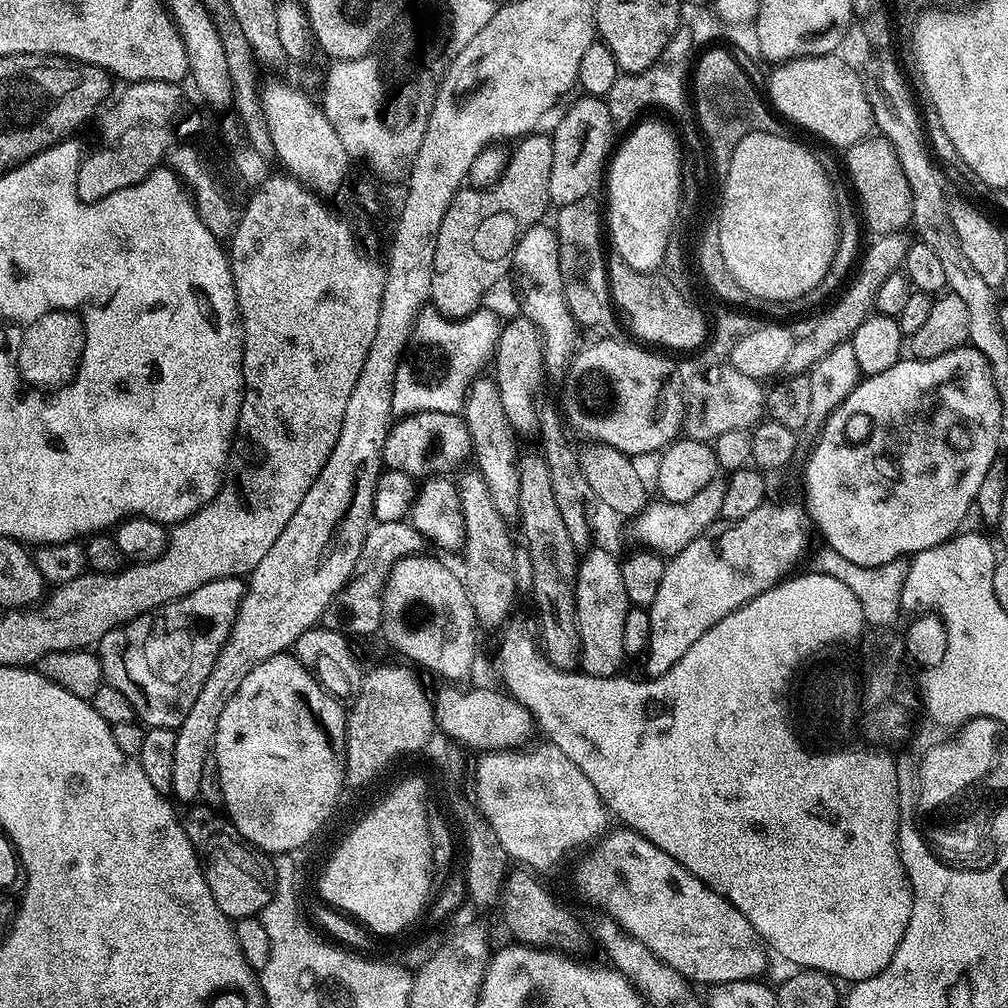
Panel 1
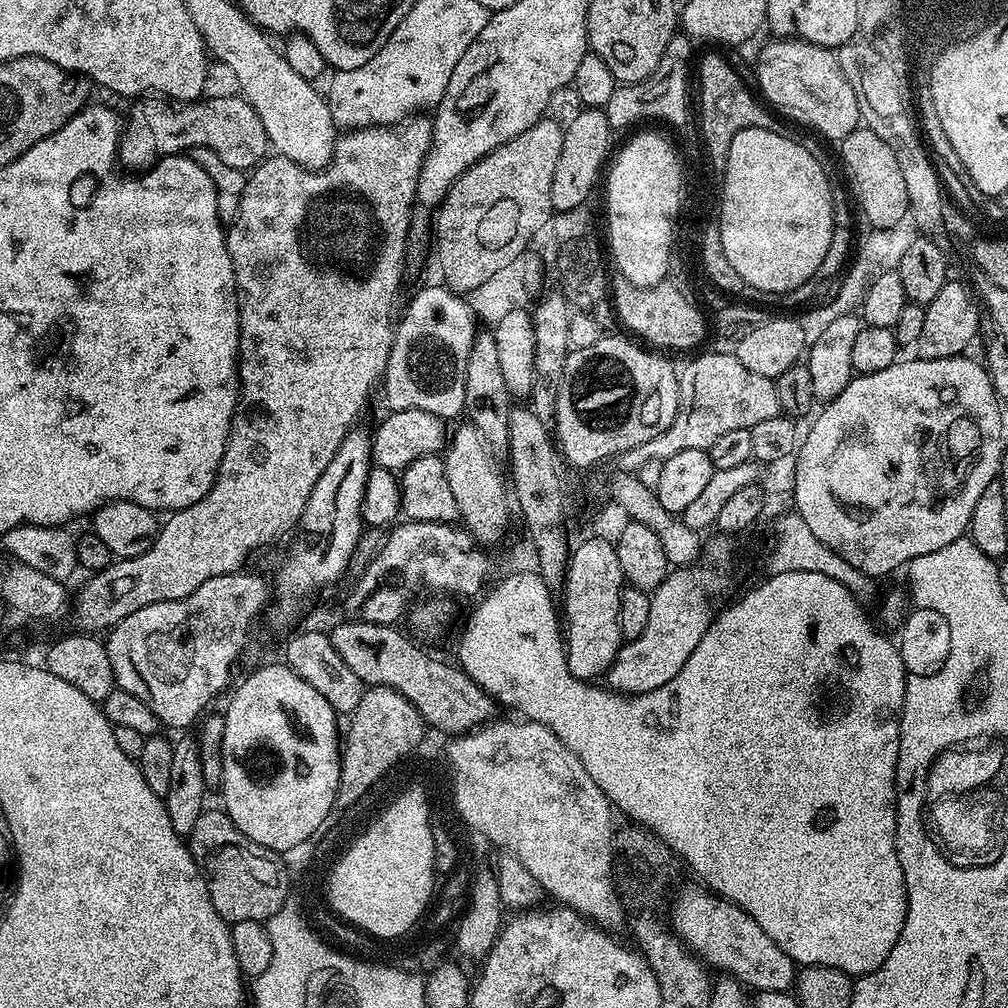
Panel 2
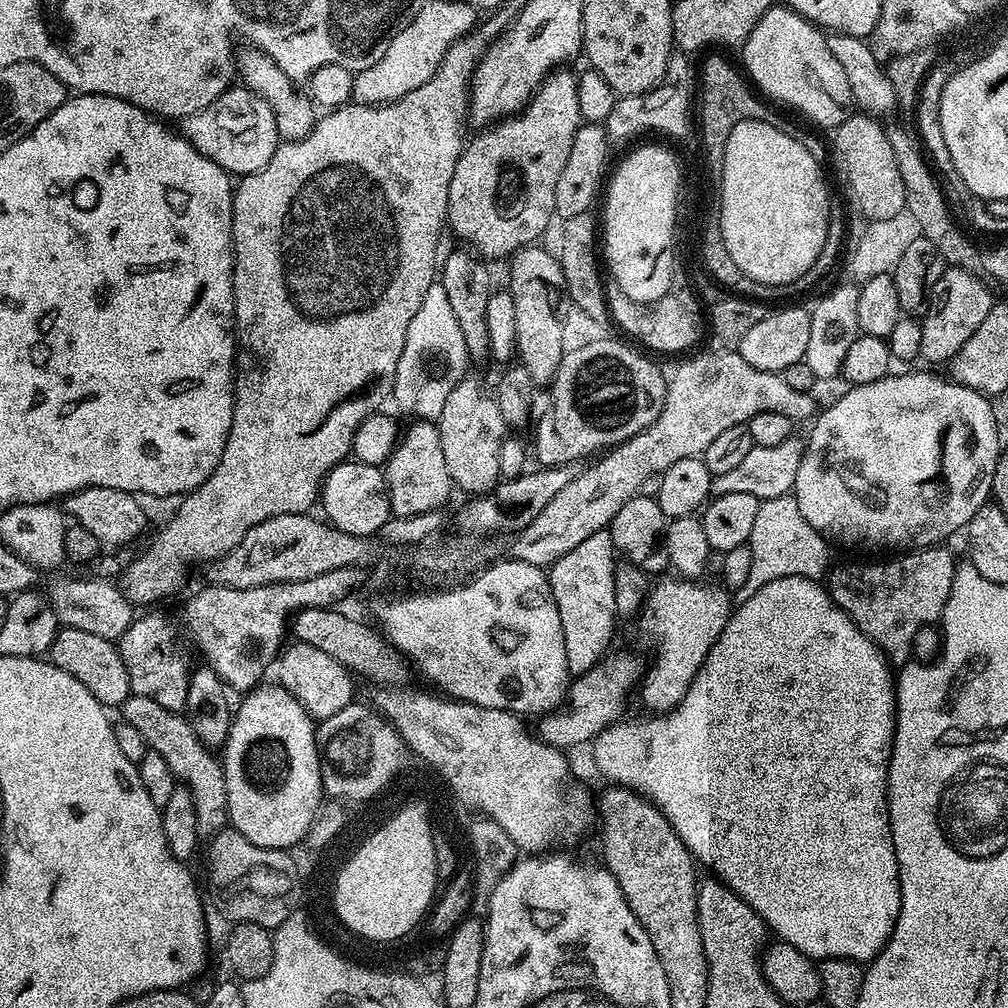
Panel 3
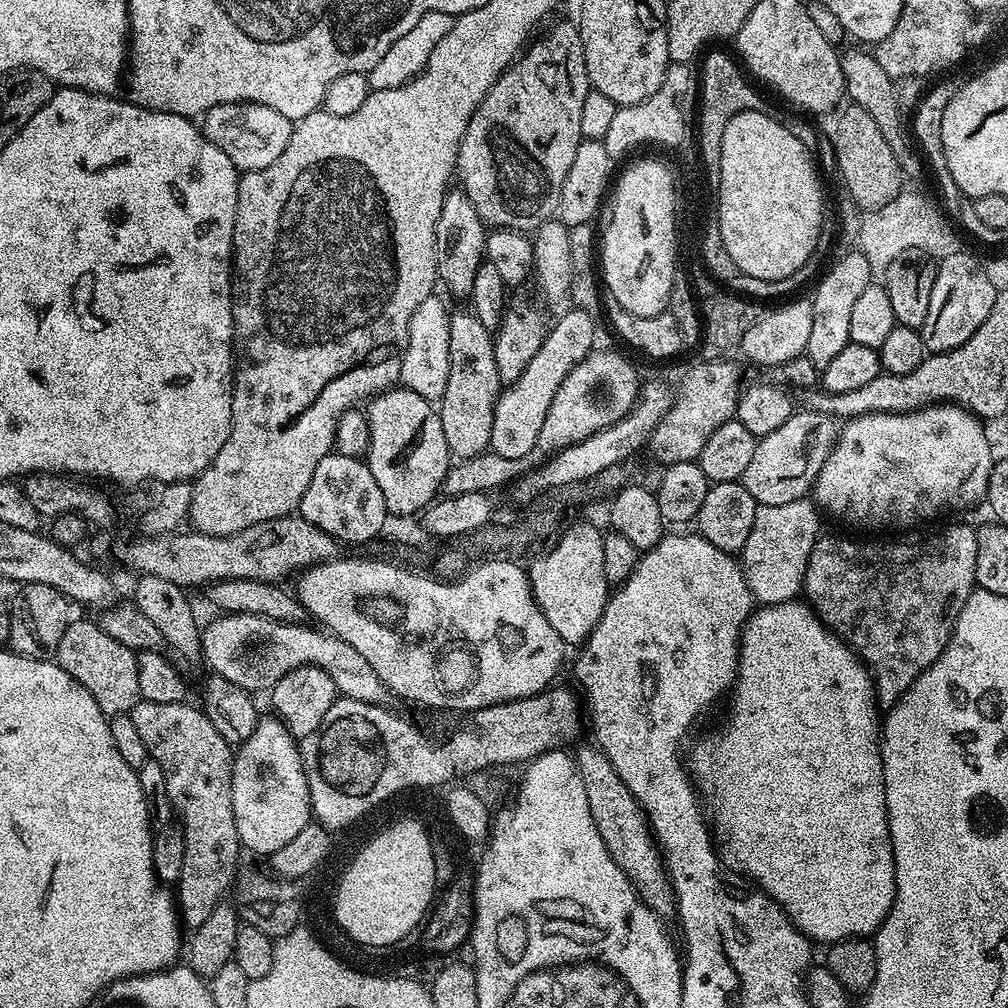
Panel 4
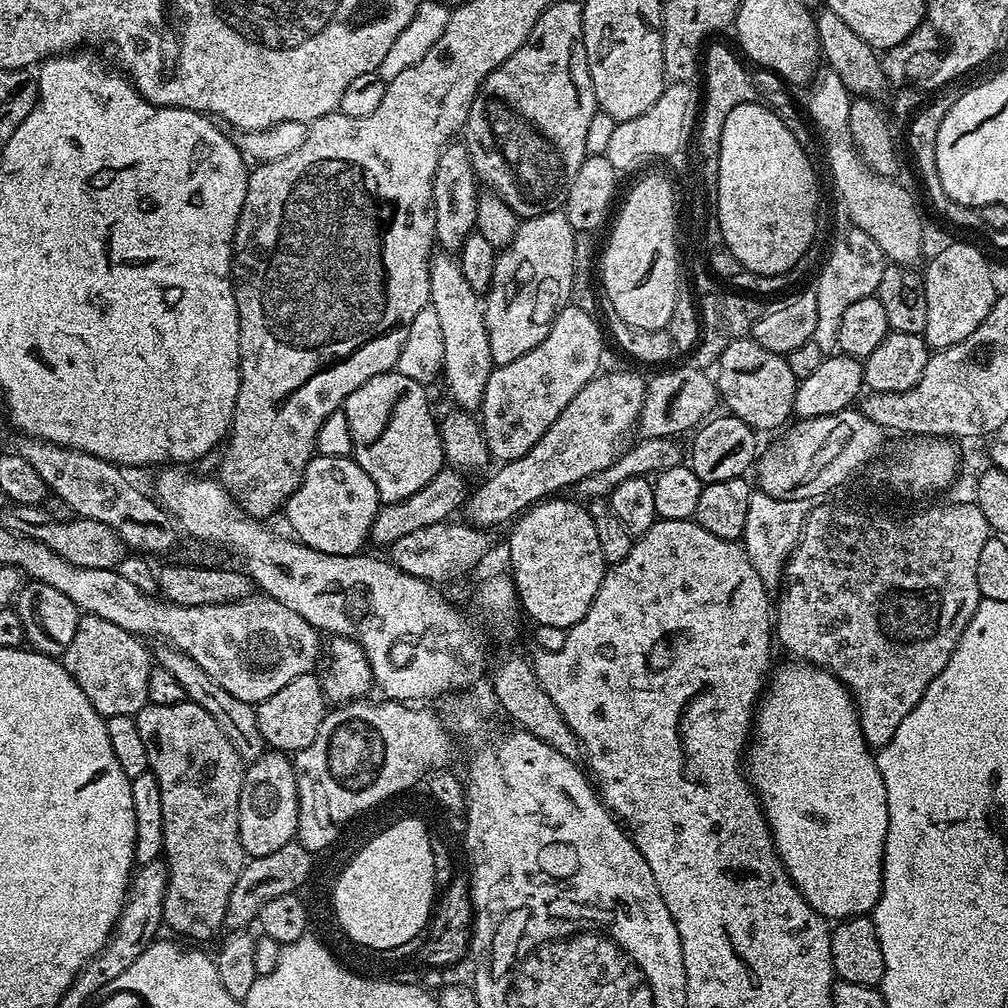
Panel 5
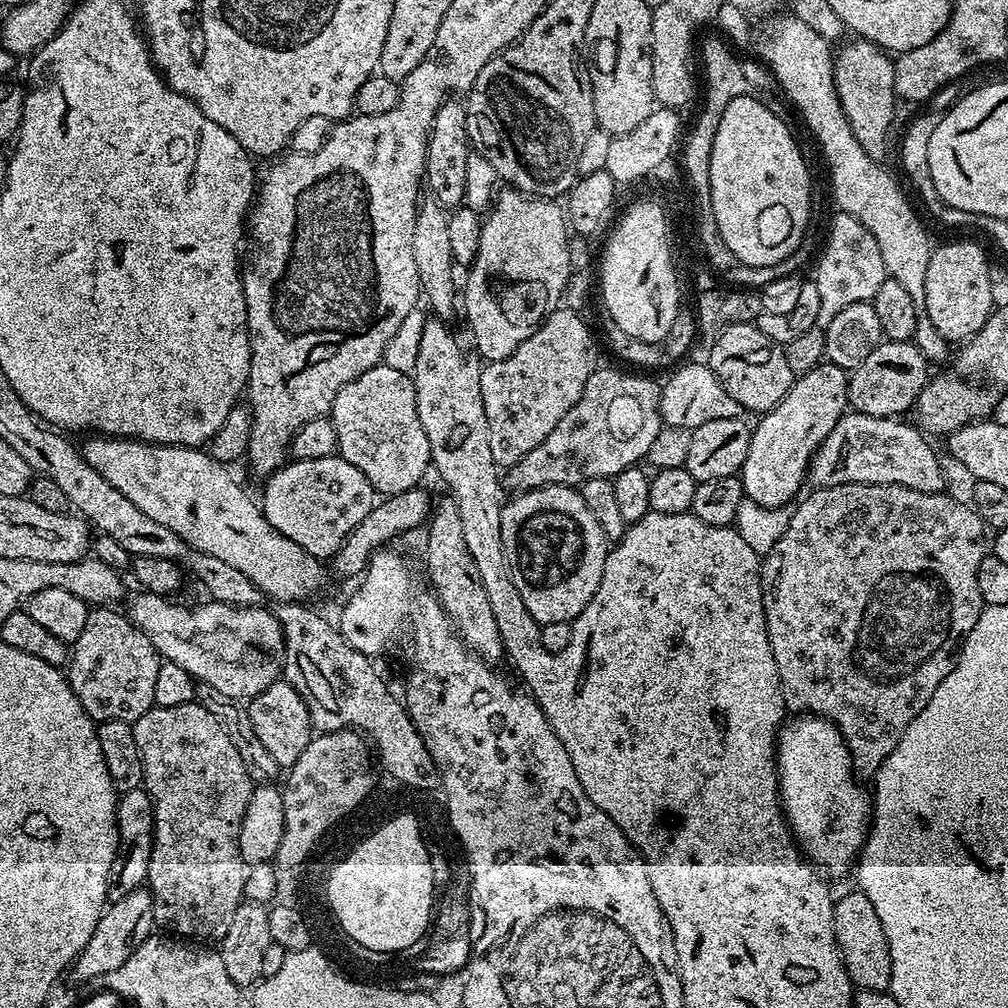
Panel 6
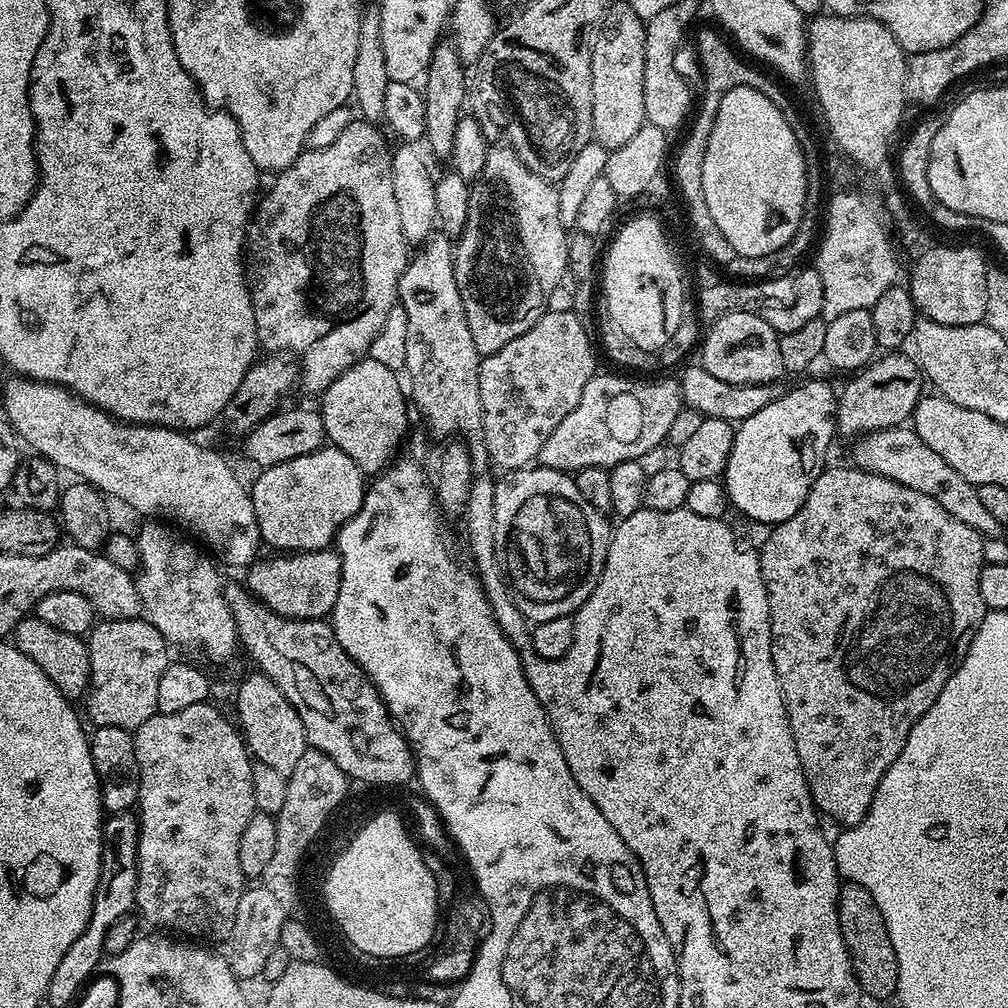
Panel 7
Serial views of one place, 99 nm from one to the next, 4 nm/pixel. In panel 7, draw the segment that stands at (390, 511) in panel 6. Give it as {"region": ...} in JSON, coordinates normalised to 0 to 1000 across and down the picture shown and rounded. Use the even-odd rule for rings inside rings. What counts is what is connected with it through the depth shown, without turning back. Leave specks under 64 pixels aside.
{"region":[[[328,543],[314,548],[270,550],[267,556],[255,555],[244,564],[244,582],[272,609],[289,615],[320,615],[328,612],[337,584],[337,549]]]}

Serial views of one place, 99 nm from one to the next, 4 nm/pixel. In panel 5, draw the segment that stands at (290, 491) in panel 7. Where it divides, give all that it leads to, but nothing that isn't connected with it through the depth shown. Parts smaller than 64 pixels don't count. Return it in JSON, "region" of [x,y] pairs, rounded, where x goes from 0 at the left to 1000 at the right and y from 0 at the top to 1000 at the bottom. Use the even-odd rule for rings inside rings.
{"region":[[[311,451],[310,457],[304,462],[300,478],[288,490],[288,494],[282,498],[280,512],[286,515],[286,520],[291,524],[293,535],[299,540],[308,542],[319,550],[331,550],[332,552],[352,552],[357,544],[367,536],[369,519],[378,506],[377,491],[367,478],[367,470],[359,466],[359,462],[353,460],[349,452],[318,452]]]}

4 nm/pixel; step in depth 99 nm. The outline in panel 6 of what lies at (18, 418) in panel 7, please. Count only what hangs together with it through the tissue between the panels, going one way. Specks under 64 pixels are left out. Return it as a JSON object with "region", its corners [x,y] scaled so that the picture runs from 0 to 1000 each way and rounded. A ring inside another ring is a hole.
{"region":[[[98,431],[92,432],[90,435],[92,437],[81,440],[85,458],[89,462],[93,462],[93,466],[97,466],[97,470],[101,470],[101,474],[105,474],[105,478],[109,478],[109,482],[113,482],[113,486],[117,486],[117,490],[125,490],[125,494],[129,494],[129,498],[133,498],[133,502],[137,502],[137,506],[141,506],[141,510],[153,514],[153,518],[161,518],[161,522],[165,522],[165,526],[173,526],[173,530],[177,530],[177,534],[181,534],[192,546],[208,550],[212,554],[218,555],[219,558],[225,558],[227,562],[240,565],[240,569],[244,569],[244,573],[248,573],[250,580],[257,583],[263,592],[271,591],[271,596],[274,597],[302,597],[307,594],[305,591],[312,590],[320,581],[322,561],[304,546],[300,546],[300,542],[296,542],[296,538],[288,538],[288,534],[276,530],[272,526],[272,522],[268,522],[268,518],[264,518],[262,507],[258,505],[257,499],[253,495],[249,496],[238,485],[237,478],[226,469],[227,465],[214,457],[205,447],[198,444],[182,444],[180,440],[145,440],[142,437],[120,437],[113,433]]]}

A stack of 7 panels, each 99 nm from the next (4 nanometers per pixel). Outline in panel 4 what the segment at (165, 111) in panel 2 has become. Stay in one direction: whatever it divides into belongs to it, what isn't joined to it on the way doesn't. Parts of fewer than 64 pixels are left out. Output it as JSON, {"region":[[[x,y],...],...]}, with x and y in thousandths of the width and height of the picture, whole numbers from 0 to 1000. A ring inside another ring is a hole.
{"region":[[[217,103],[202,112],[200,130],[239,172],[260,169],[279,155],[290,136],[291,120],[259,103]]]}

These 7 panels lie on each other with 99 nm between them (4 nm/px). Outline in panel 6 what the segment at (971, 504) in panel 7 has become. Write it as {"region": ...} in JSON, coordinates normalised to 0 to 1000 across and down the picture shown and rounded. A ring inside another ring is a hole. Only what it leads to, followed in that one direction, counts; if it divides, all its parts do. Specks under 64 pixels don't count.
{"region":[[[842,408],[807,450],[801,475],[812,484],[832,480],[890,480],[912,488],[937,488],[937,468],[928,446],[921,441],[922,434],[908,420],[897,419],[893,415]]]}

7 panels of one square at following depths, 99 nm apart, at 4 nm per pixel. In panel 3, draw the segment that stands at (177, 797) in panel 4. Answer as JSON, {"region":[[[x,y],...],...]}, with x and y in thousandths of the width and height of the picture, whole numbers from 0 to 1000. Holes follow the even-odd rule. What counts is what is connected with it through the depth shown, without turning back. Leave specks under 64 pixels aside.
{"region":[[[134,688],[124,692],[122,706],[122,717],[138,724],[141,732],[145,732],[148,743],[161,748],[161,752],[165,752],[165,760],[169,760],[176,775],[188,784],[188,792],[192,794],[192,808],[196,810],[199,826],[213,827],[223,820],[227,816],[226,793],[219,751],[198,735],[196,728],[188,720],[186,709],[165,704],[165,700],[157,700],[153,692]]]}

